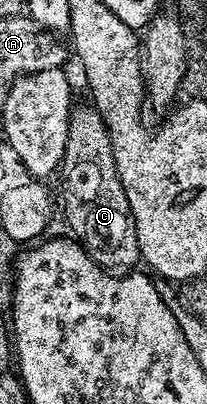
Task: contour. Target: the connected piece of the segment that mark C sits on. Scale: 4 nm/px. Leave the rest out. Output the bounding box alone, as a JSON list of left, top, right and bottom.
[59,102,141,270]

